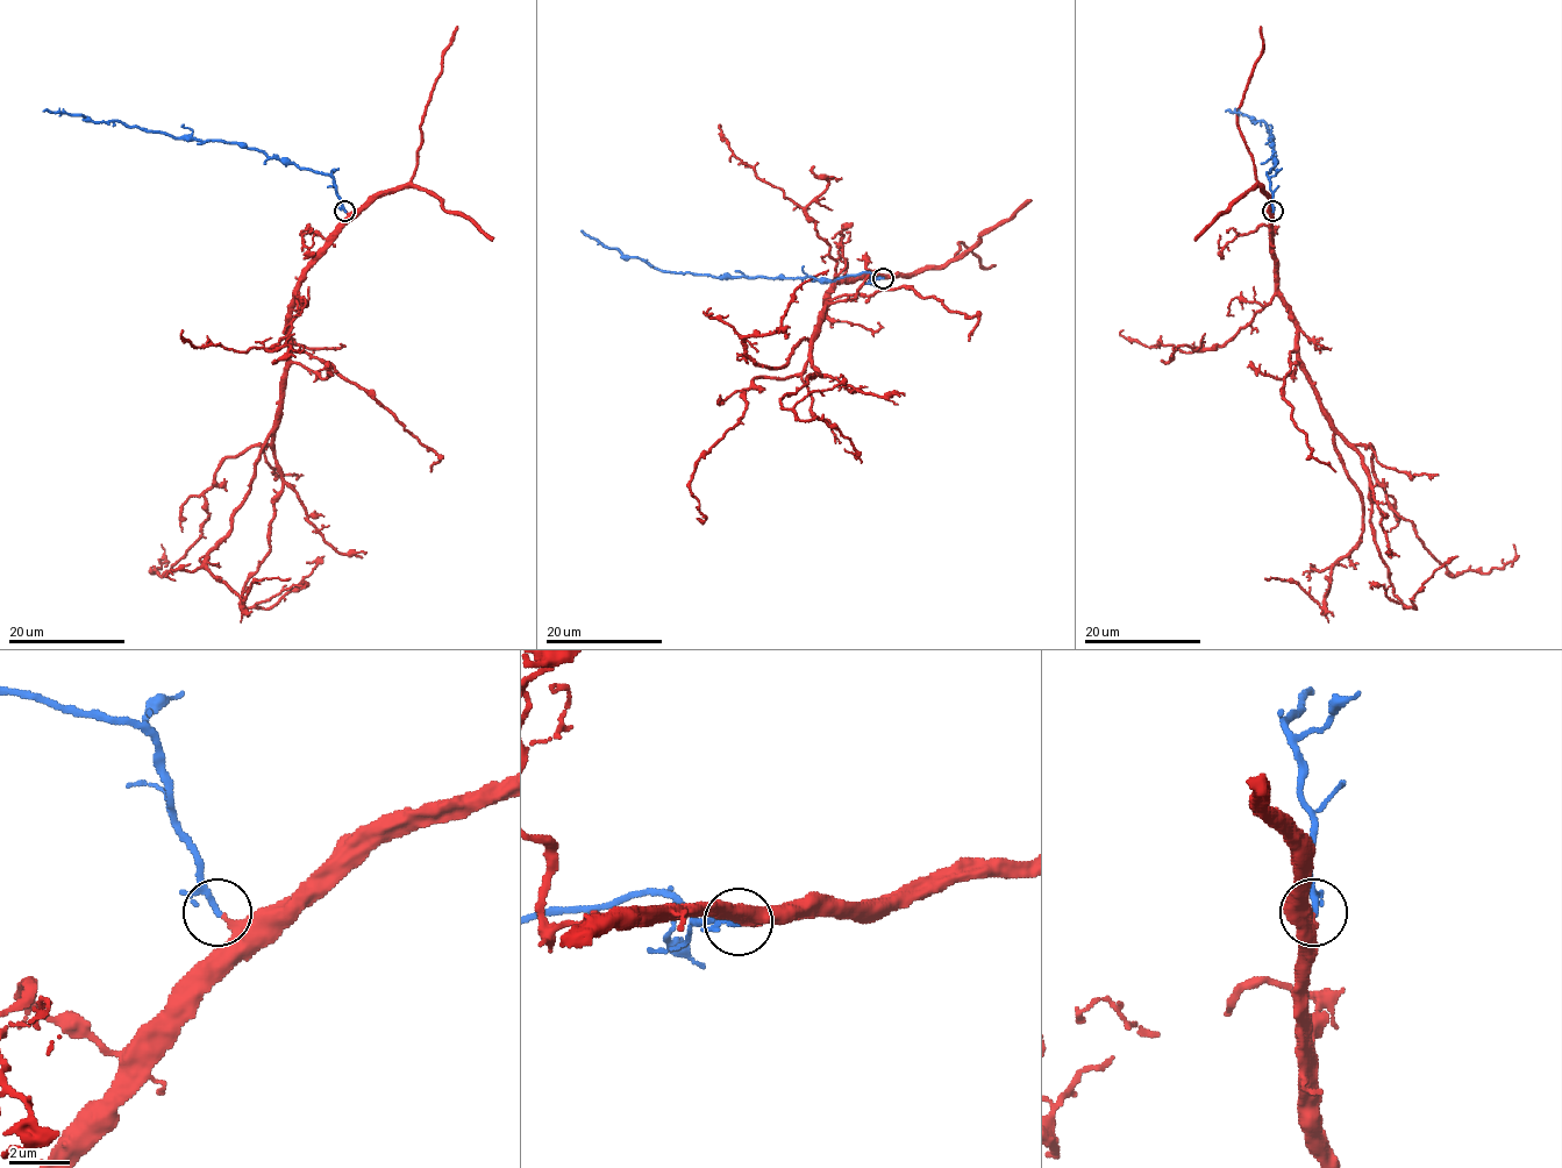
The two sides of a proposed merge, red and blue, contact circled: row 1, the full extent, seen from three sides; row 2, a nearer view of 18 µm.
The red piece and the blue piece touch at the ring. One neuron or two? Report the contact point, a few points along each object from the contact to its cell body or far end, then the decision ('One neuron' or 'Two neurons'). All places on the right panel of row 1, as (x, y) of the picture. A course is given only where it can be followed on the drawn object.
Place: (1272, 211). Course of red: (1272, 212), (1278, 297), (1328, 420), (1373, 448), (1386, 499), (1452, 576), (1505, 565), (1513, 545). Course of blue: (1272, 212), (1268, 173), (1275, 163), (1271, 157), (1272, 139), (1267, 126), (1243, 114), (1226, 111). One neuron

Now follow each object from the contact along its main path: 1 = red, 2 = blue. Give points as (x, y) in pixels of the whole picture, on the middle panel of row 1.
1: (884, 277), (837, 280), (806, 367), (742, 391), (740, 420), (692, 475), (698, 519)
2: (883, 277), (865, 273), (821, 280), (812, 276), (713, 277), (662, 271), (640, 258), (606, 248), (582, 230)

